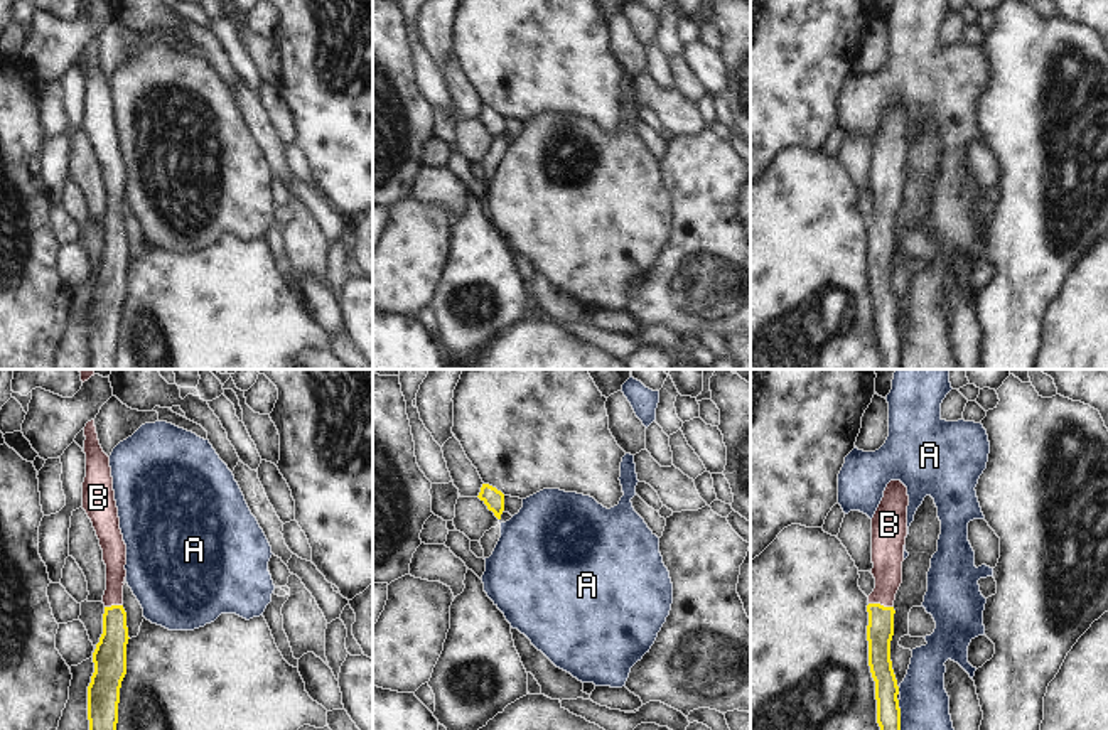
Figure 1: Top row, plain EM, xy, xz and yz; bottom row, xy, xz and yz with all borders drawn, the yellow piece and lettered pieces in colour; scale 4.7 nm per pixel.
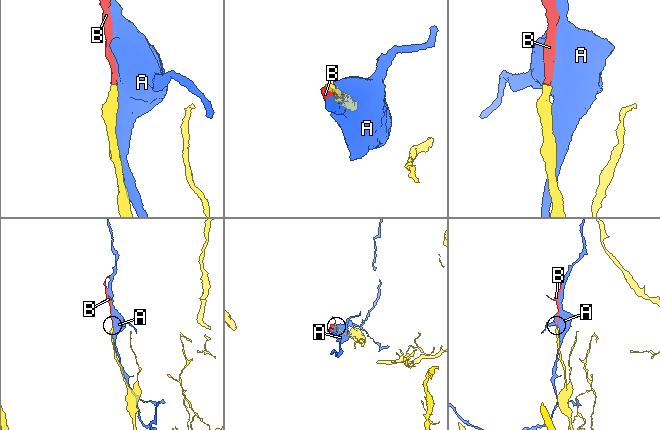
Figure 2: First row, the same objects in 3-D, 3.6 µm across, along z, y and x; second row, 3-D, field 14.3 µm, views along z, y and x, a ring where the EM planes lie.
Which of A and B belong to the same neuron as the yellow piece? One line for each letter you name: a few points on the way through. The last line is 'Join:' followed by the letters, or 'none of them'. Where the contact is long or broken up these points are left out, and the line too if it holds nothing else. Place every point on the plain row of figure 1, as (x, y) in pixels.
B: way yz (881, 241), (879, 226), (887, 206), (887, 176)
Join: B

